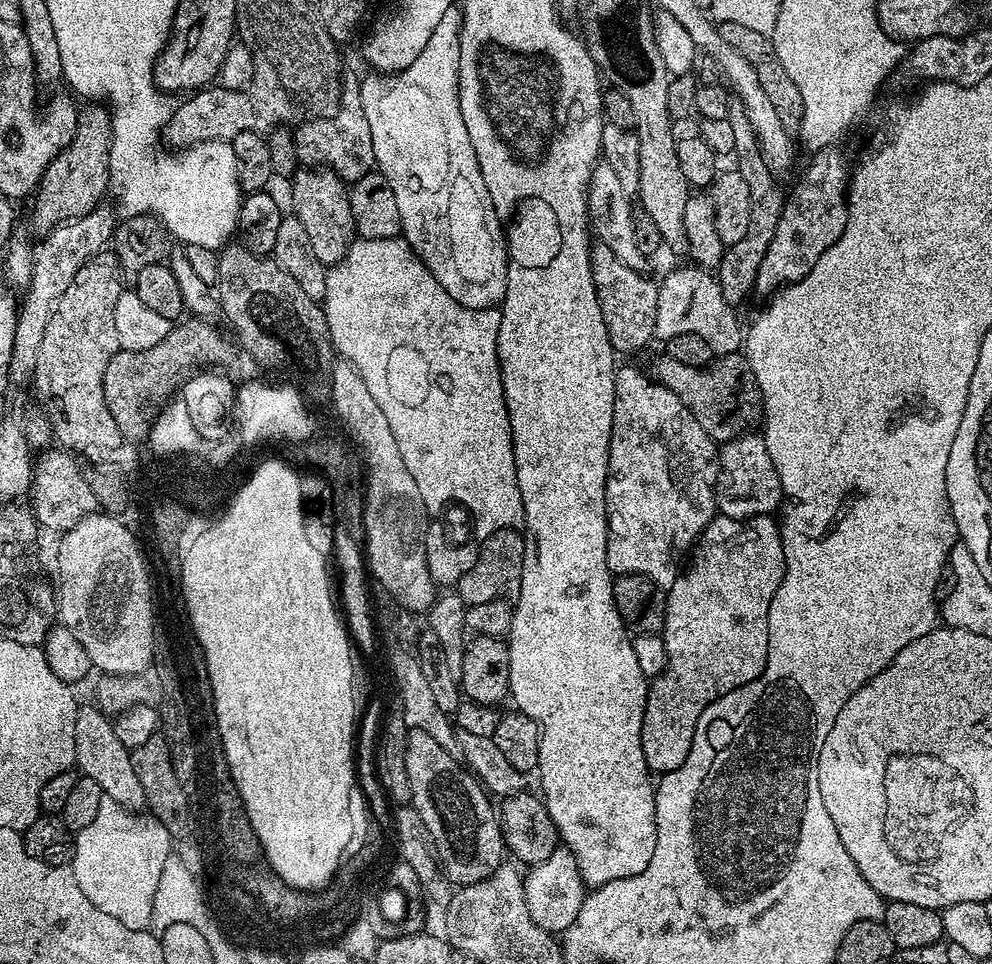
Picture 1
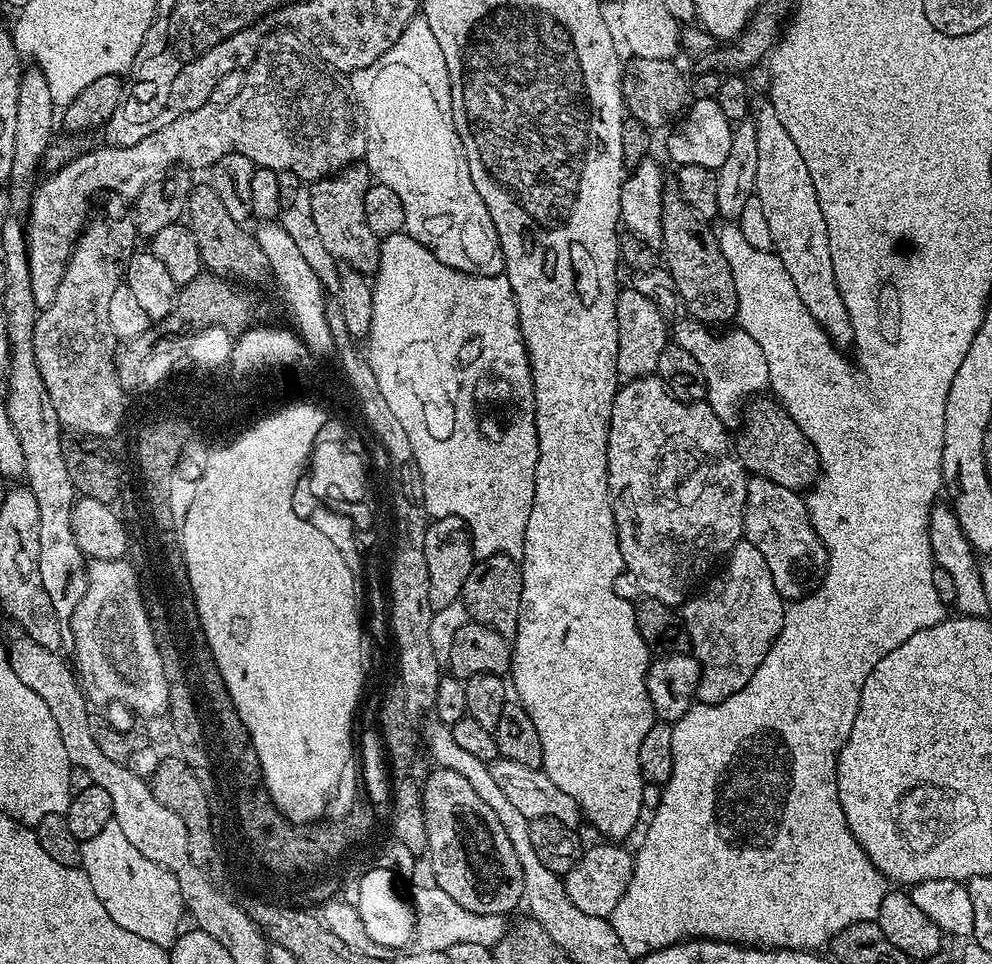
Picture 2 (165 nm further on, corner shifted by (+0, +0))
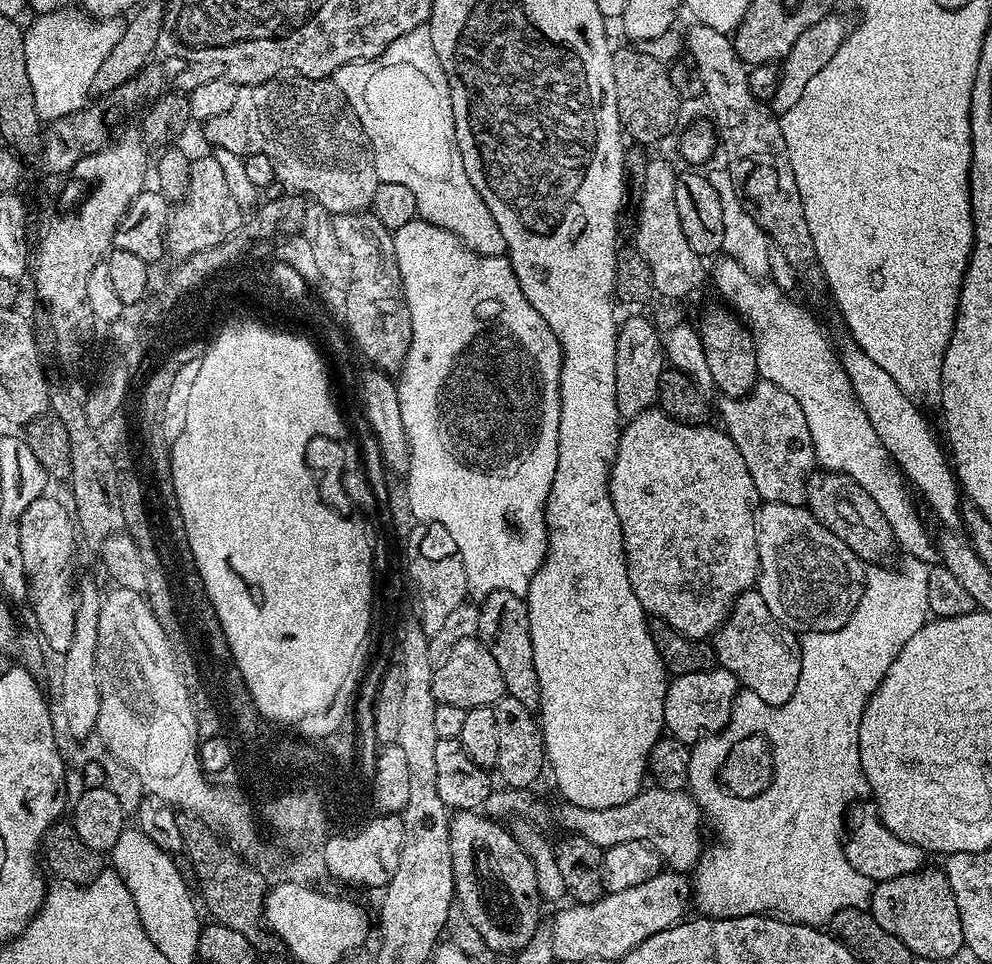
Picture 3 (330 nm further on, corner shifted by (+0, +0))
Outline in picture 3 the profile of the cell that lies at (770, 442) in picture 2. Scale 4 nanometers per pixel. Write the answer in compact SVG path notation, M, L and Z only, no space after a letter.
M827 470L813 471L808 478L806 507L818 523L830 530L830 534L842 538L861 562L887 561L884 559L894 549L896 539L890 530L890 522L886 522L886 514L878 510L878 502L874 502L874 498L870 498L870 494L849 476Z

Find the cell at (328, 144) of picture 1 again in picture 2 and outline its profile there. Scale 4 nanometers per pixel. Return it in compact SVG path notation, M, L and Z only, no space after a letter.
M357 162L341 172L333 172L323 180L315 181L306 201L307 210L314 218L314 226L318 226L318 234L326 250L330 250L341 265L365 274L375 273L380 265L380 240L366 222L366 190L373 182L374 177L367 163Z

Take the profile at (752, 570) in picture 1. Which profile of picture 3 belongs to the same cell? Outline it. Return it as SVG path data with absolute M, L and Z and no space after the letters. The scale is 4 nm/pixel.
M760 591L743 592L732 603L728 617L714 634L714 647L717 665L734 674L737 681L745 689L758 694L762 702L779 706L794 694L802 670L800 641L797 633L770 614L770 606L762 602Z

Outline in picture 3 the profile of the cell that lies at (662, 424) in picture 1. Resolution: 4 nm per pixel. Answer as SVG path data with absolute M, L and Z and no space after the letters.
M653 406L647 412L631 417L623 425L620 441L616 447L616 456L608 473L608 489L614 502L614 510L618 514L618 522L622 526L624 539L624 561L628 564L630 586L642 602L645 613L652 620L666 622L674 630L678 630L691 640L708 640L724 623L732 603L743 592L749 591L757 583L760 575L758 562L758 542L756 541L756 509L758 497L754 478L750 478L750 470L746 470L746 462L742 462L742 454L738 454L738 446L728 437L727 432L719 427L707 428L704 422L681 422L673 420L667 412Z

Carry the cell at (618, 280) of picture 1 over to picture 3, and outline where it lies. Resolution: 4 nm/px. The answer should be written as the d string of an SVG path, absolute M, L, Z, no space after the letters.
M632 316L619 325L616 333L616 405L621 417L647 412L660 398L660 375L666 371L660 332L644 316Z

